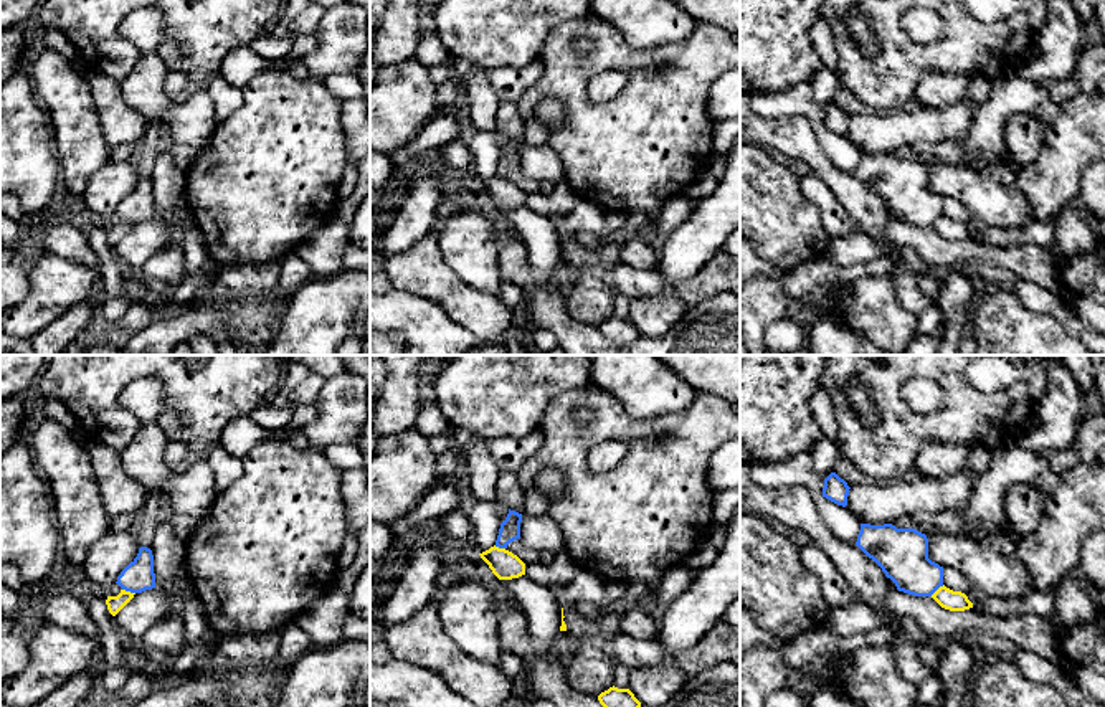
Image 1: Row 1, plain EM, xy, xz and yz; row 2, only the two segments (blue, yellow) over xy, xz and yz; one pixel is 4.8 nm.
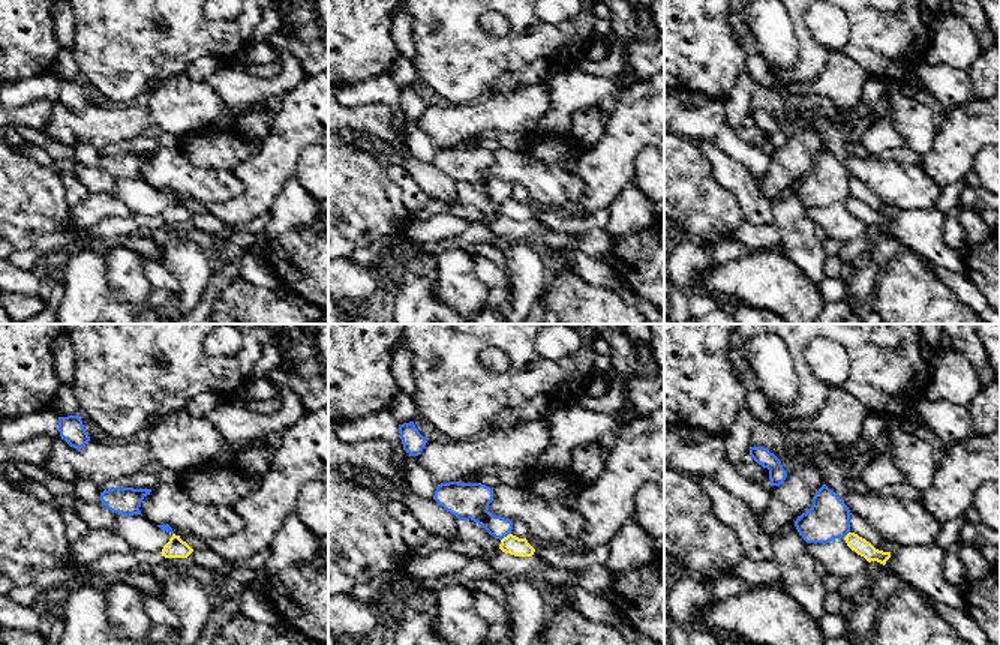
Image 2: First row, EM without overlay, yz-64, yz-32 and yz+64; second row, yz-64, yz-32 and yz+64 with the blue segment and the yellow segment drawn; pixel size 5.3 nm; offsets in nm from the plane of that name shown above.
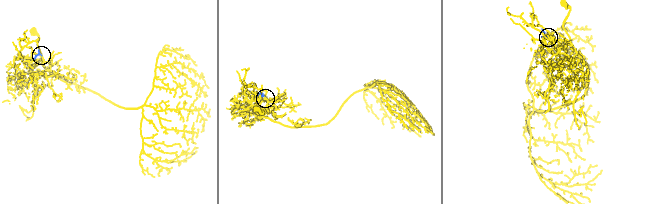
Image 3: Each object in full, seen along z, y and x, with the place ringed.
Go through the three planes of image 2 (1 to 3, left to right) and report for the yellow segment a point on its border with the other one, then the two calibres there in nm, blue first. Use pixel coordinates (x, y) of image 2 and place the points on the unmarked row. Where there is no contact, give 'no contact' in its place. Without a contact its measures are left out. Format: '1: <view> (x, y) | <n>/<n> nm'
1: no contact
2: yz-32 (505, 200) | 180/100 nm
3: yz+64 (846, 198) | 220/90 nm

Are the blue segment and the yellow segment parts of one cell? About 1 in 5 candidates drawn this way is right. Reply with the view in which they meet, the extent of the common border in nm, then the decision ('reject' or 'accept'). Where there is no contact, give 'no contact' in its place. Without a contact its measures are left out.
xy | 70 nm | reject

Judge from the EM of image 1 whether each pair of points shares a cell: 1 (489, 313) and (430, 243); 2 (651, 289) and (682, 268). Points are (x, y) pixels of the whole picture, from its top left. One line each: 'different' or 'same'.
1: same
2: different

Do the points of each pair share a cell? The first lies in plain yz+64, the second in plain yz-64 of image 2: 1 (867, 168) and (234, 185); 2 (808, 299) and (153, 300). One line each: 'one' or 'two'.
1: one
2: two

